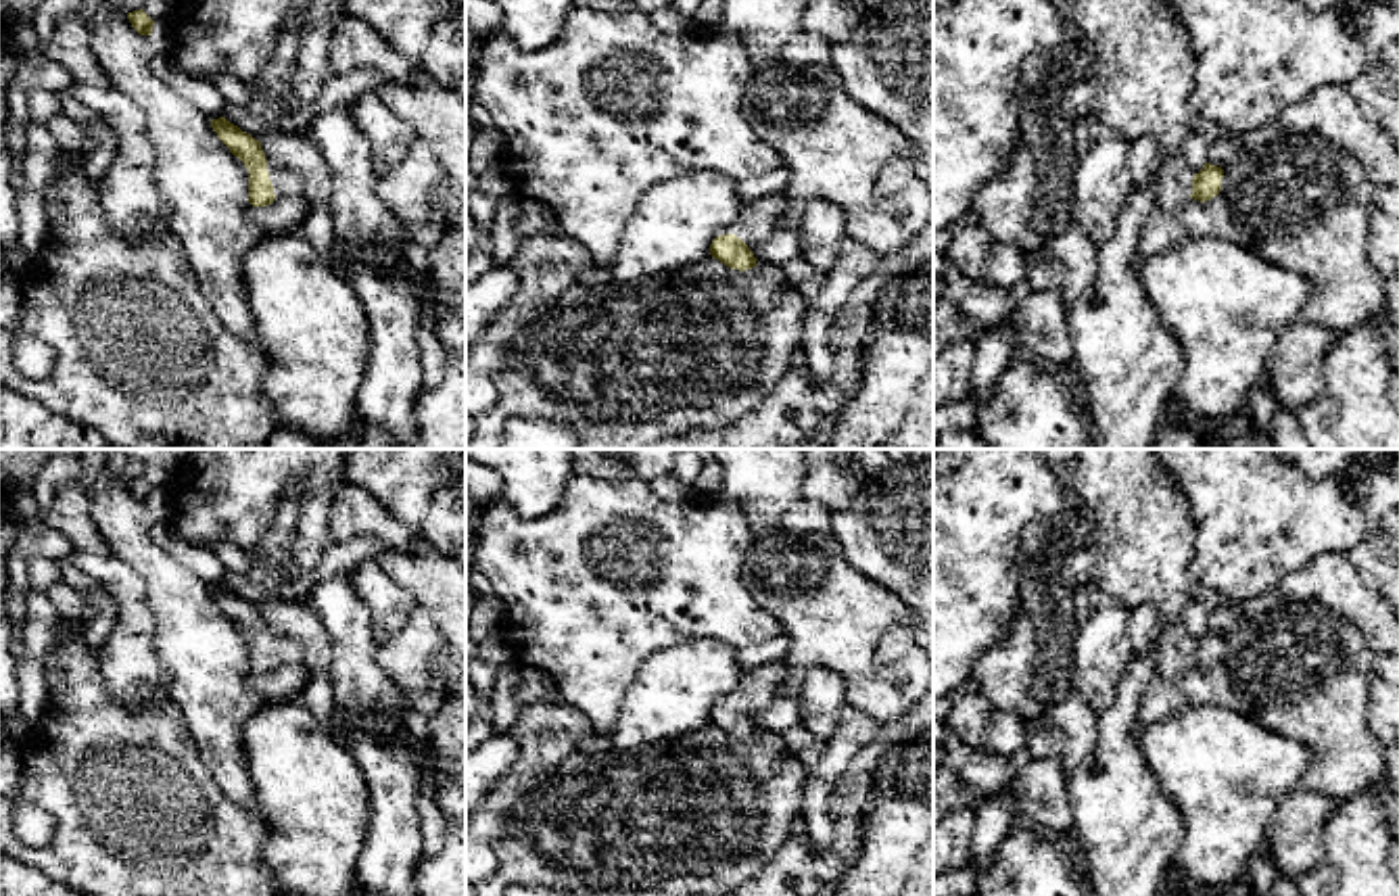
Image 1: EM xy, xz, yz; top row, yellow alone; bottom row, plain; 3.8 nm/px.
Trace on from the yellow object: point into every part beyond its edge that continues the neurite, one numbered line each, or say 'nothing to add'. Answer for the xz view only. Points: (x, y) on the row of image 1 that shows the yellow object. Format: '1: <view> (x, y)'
1: xz (756, 220)

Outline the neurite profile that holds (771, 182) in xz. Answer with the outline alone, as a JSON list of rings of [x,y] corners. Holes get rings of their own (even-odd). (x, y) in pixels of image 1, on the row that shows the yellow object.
[[[779,165],[773,171],[758,173],[754,178],[737,180],[737,192],[741,201],[756,201],[766,194],[783,192],[783,188],[789,182],[789,169],[787,165]]]

